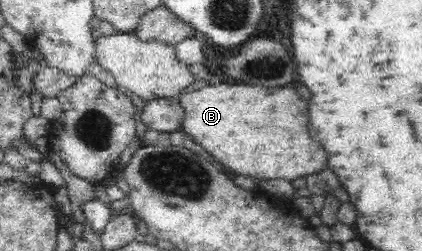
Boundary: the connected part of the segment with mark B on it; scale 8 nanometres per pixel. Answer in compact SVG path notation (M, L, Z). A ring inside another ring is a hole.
M211 83L202 89L179 95L178 98L152 100L146 103L140 117L148 130L154 129L160 133L183 130L192 137L194 143L201 145L214 159L222 161L236 173L244 173L260 181L292 181L310 173L318 173L326 167L326 151L320 147L320 143L310 139L306 123L296 123L308 121L308 105L290 87L266 89L254 85Z

